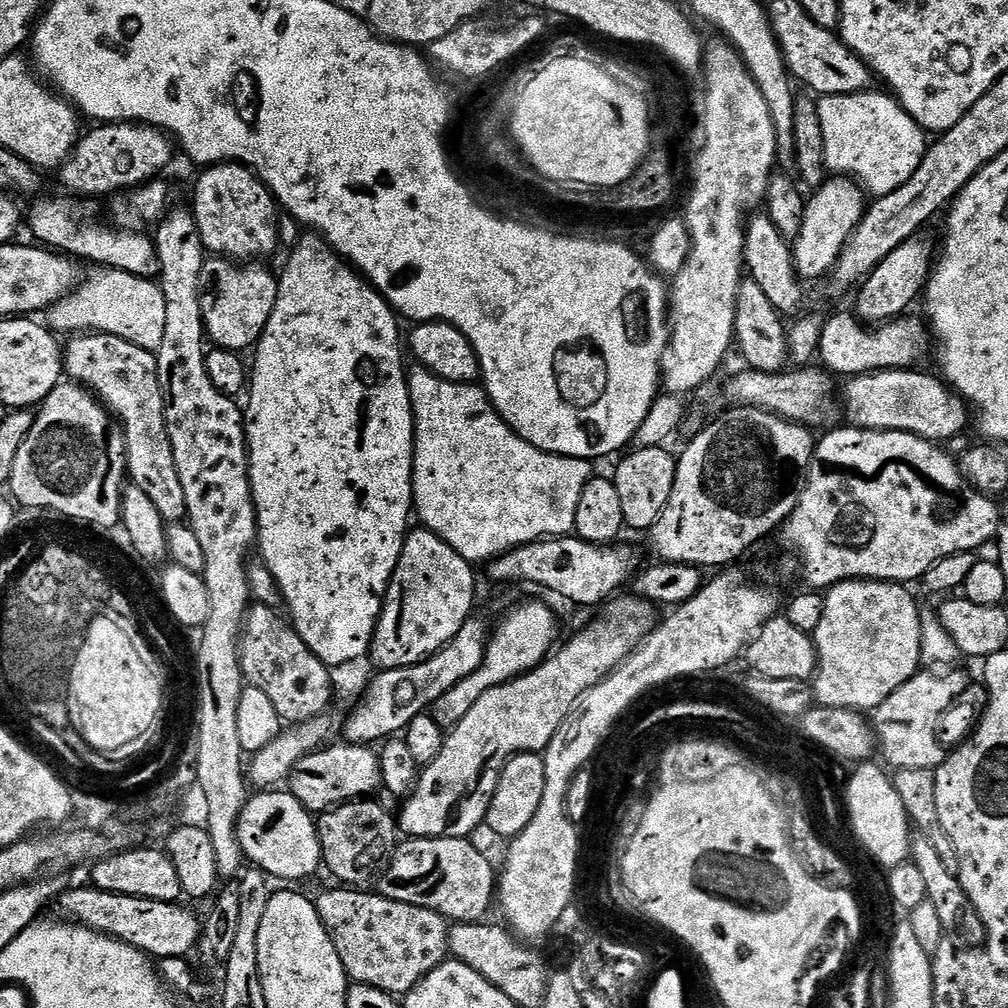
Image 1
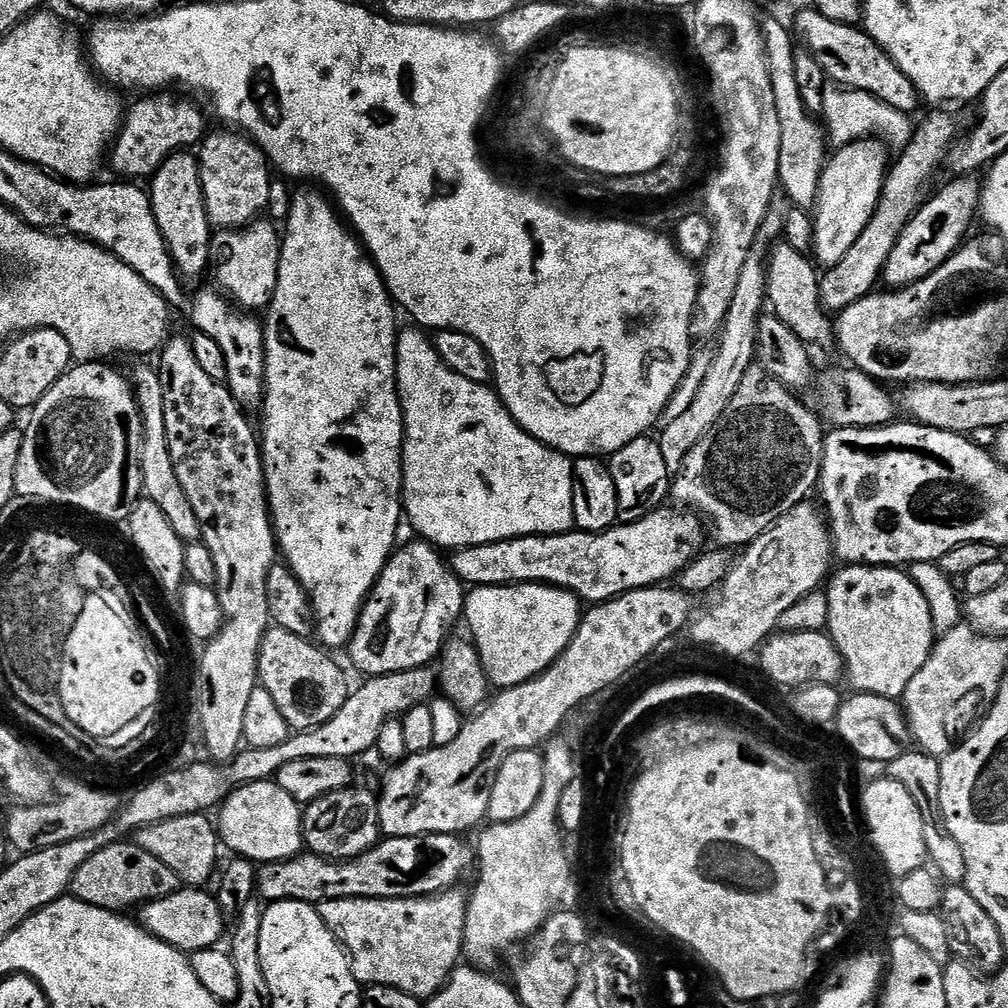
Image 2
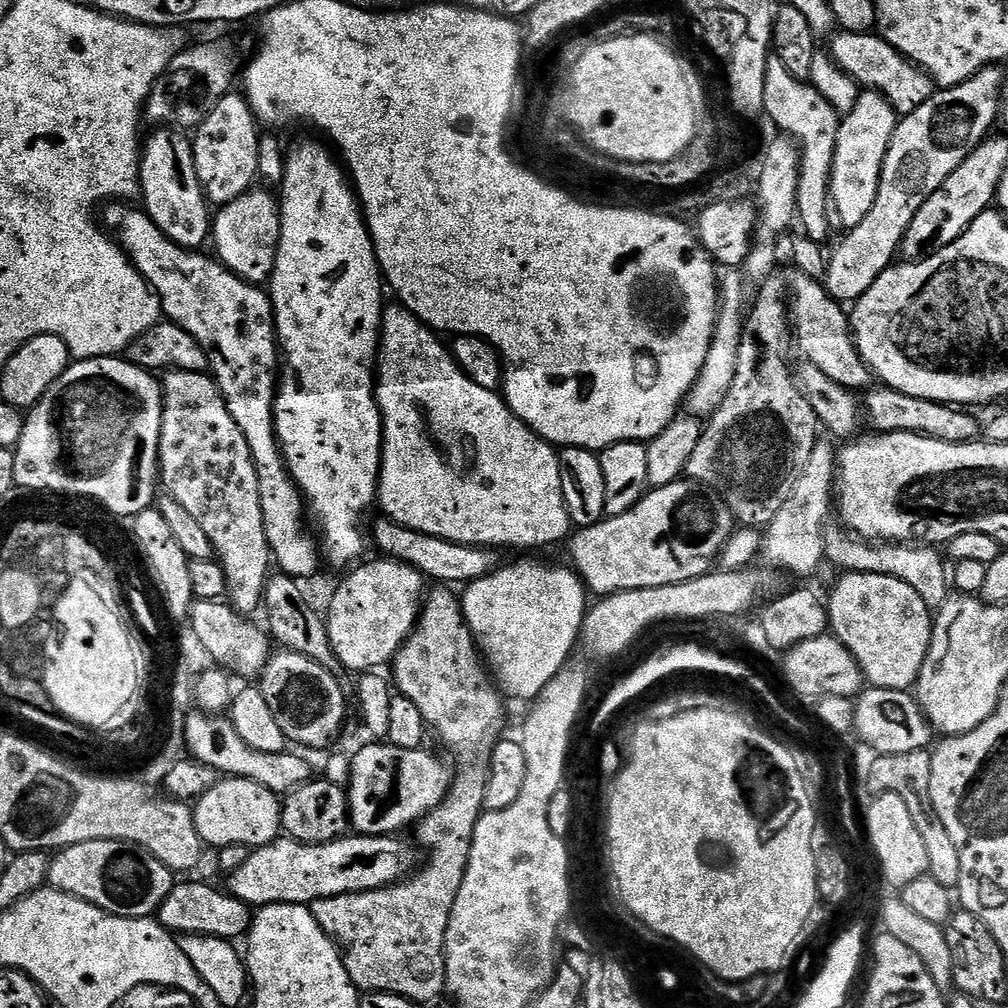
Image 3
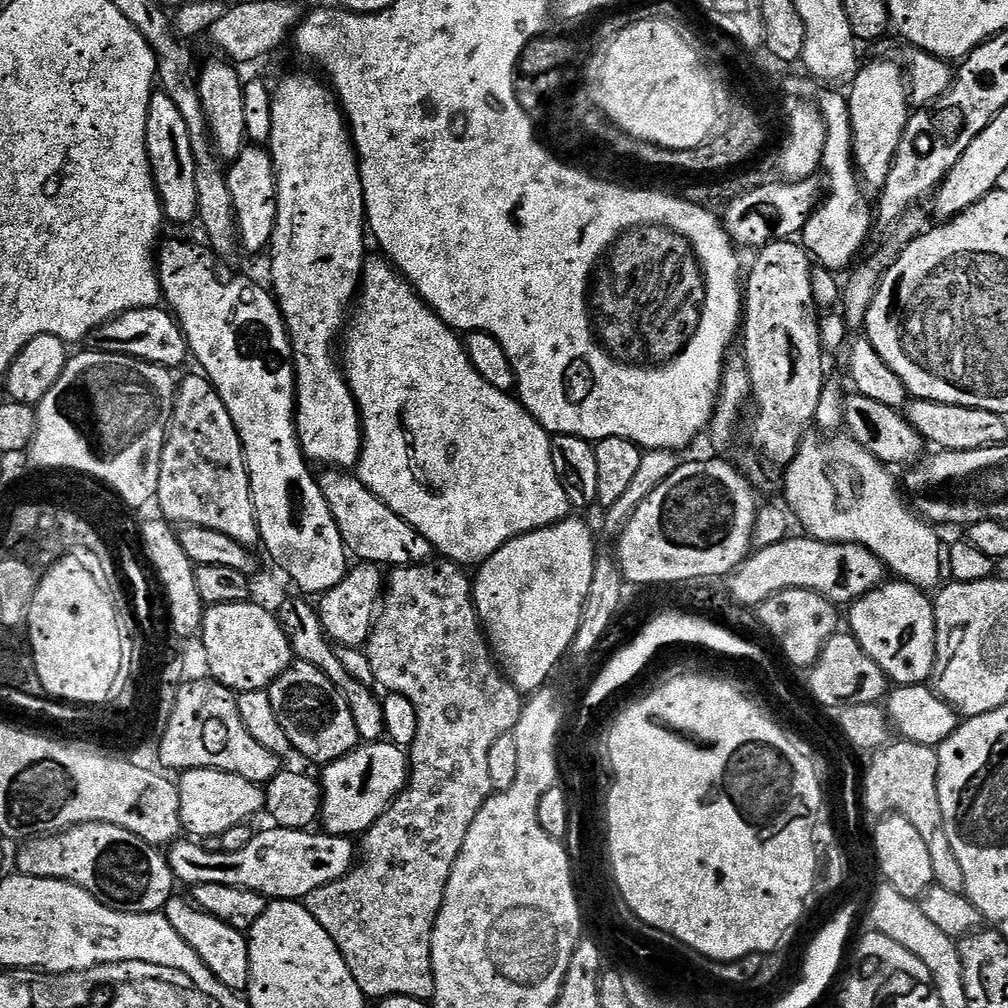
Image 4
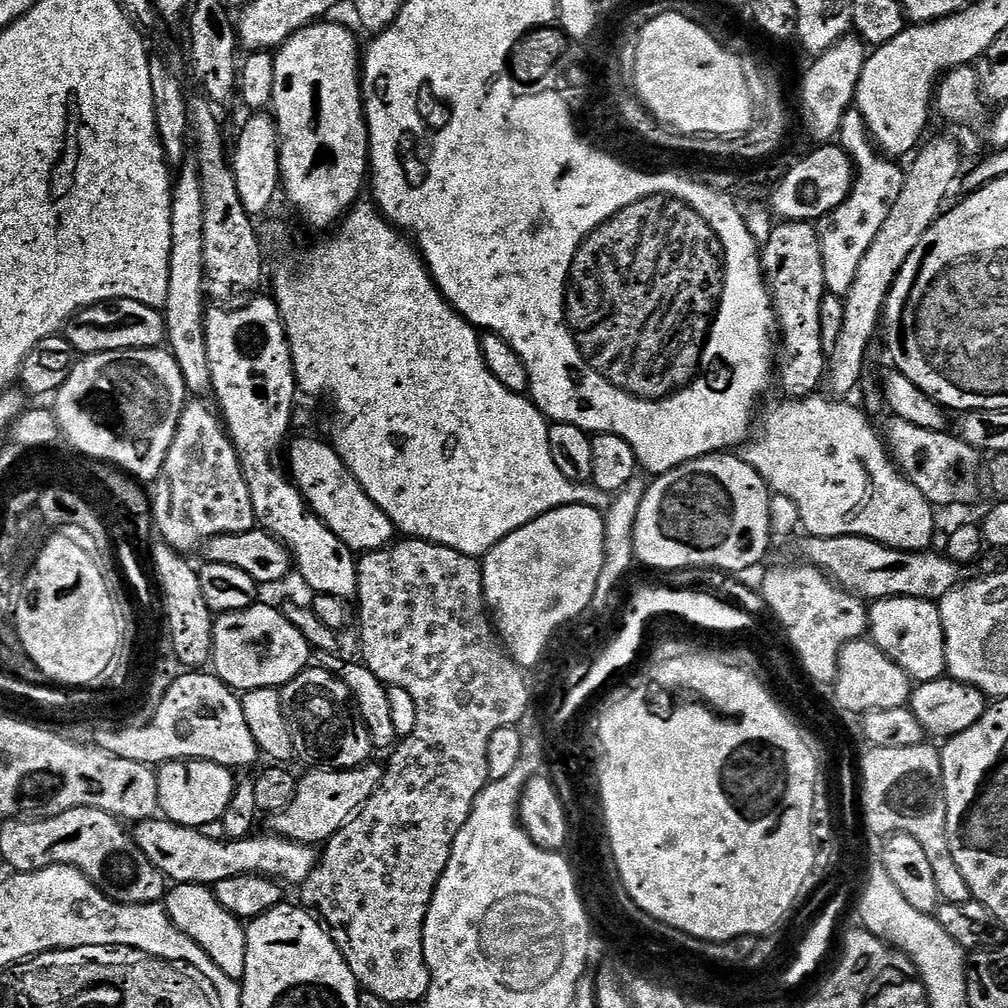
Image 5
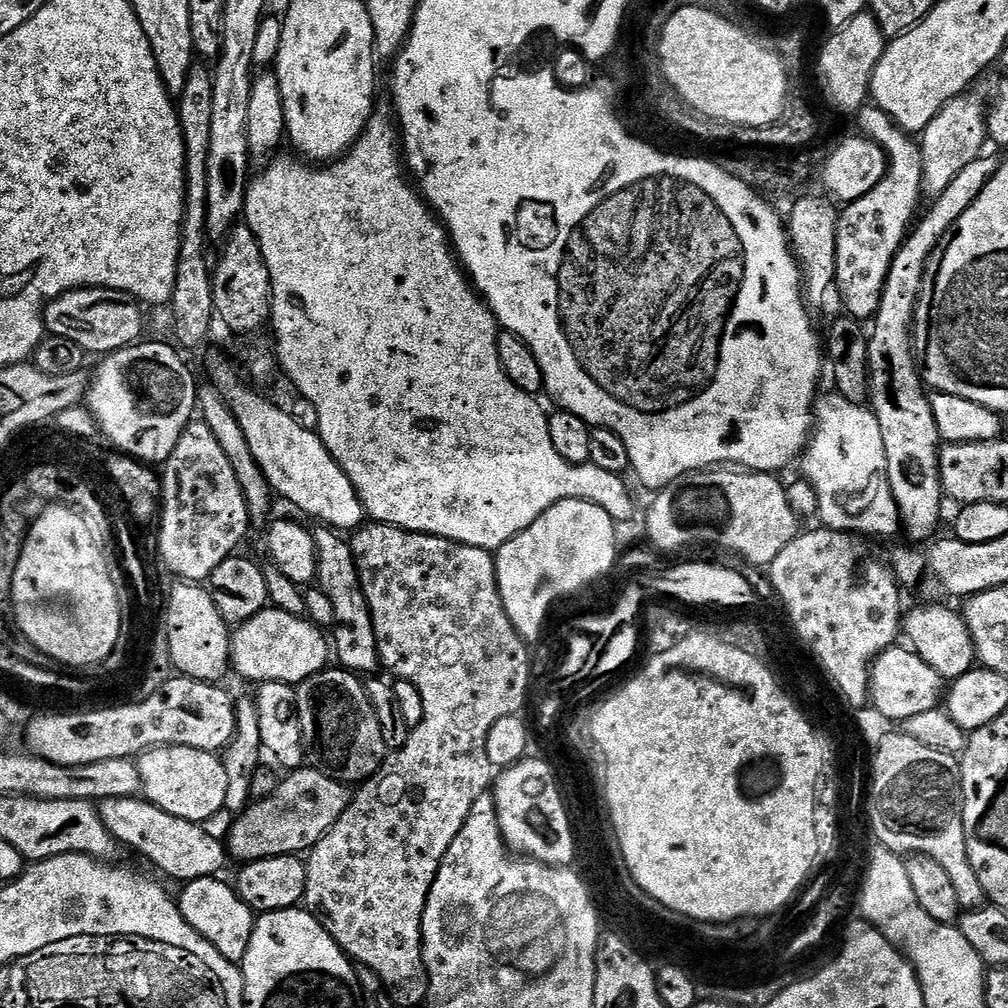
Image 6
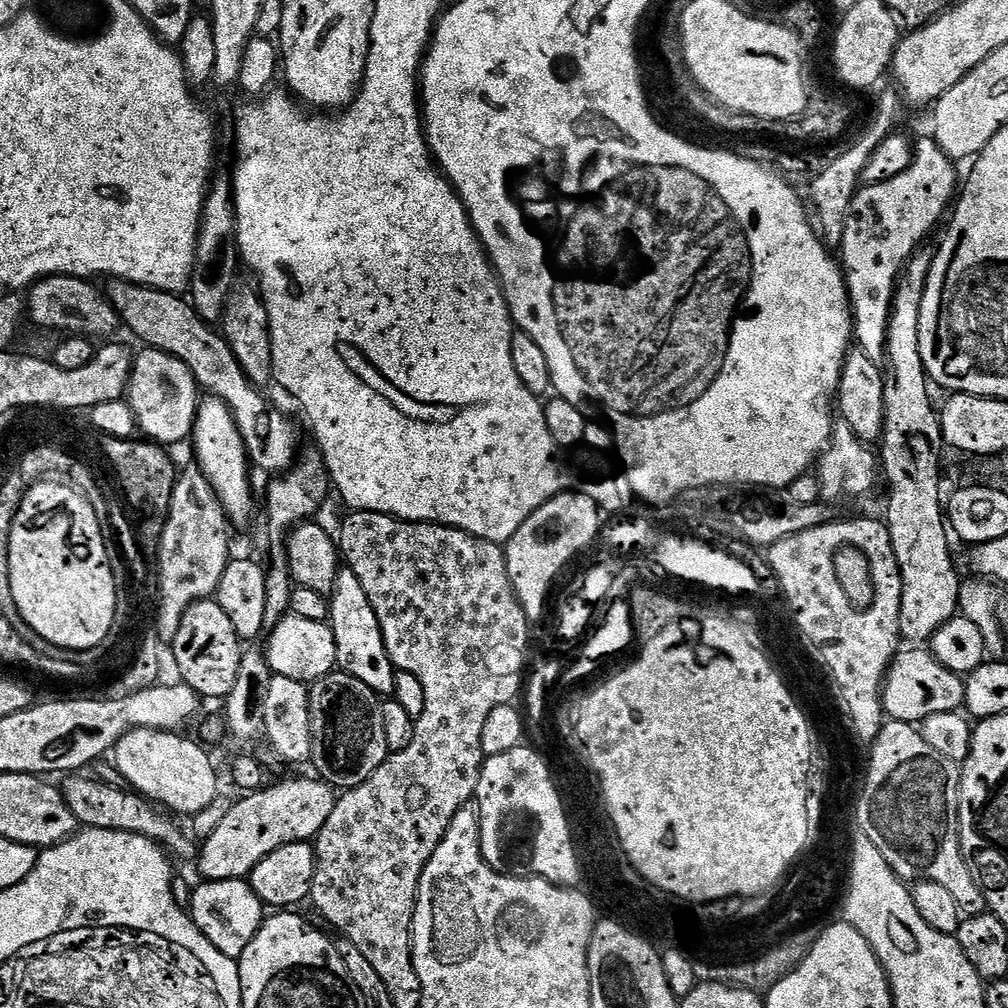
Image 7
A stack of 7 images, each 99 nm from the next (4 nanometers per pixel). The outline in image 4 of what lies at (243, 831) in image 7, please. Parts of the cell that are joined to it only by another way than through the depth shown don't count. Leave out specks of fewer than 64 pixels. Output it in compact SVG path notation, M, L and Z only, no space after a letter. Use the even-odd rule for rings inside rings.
M364 742L350 754L332 761L323 769L323 831L334 836L359 837L378 820L408 786L410 756L391 742Z

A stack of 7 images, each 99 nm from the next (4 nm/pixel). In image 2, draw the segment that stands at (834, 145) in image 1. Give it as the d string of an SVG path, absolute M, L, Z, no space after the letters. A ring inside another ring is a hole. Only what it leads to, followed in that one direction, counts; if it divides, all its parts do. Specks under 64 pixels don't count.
M839 86L825 87L822 120L826 125L827 139L829 141L832 139L836 146L855 144L857 140L875 138L884 141L885 145L893 149L896 147L896 150L900 150L912 141L914 131L913 121L908 121L911 120L909 113L894 110L894 106L885 106L881 100L865 92Z

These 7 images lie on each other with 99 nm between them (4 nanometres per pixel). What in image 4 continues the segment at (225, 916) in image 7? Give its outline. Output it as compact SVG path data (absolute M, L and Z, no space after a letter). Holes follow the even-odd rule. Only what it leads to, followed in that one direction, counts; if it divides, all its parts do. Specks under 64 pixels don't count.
M180 894L173 895L164 907L162 915L170 922L170 926L174 926L174 930L178 930L178 938L182 938L182 942L186 942L186 946L190 946L190 950L194 950L198 958L202 958L202 962L208 967L208 976L212 980L216 979L215 983L221 989L229 988L232 992L247 993L250 978L250 950L248 937L241 929L214 918L214 914L206 914L196 907L191 899L183 900Z

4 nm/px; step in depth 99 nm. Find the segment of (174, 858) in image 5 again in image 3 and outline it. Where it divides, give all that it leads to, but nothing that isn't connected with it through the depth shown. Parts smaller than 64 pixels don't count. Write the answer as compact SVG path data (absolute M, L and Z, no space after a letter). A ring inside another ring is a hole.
M349 834L345 837L340 837L330 843L302 843L300 840L291 838L277 838L271 840L268 844L263 844L260 848L253 848L246 860L245 864L240 865L234 872L231 873L232 885L231 891L240 900L246 902L250 906L263 906L266 904L302 904L305 906L311 905L312 902L321 900L324 897L336 897L346 893L354 892L369 892L372 889L380 889L388 887L392 884L399 883L401 880L409 879L422 864L422 850L417 843L413 841L406 842L398 836L362 836L359 834Z

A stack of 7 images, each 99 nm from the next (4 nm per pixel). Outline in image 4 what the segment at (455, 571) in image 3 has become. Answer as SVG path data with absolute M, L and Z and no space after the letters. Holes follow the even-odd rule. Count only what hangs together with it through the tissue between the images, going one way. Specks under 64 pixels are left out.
M328 470L325 472L328 473L319 477L320 487L324 490L326 502L332 508L332 517L336 519L336 525L342 534L344 544L355 559L357 556L358 559L365 560L368 564L388 564L389 569L408 568L412 564L426 564L433 559L434 549L431 542L422 538L422 534L418 534L414 530L414 526L410 526L410 522L406 522L398 514L394 514L394 510L390 510L390 506L386 506L386 502L377 498L360 481L359 475L348 470Z

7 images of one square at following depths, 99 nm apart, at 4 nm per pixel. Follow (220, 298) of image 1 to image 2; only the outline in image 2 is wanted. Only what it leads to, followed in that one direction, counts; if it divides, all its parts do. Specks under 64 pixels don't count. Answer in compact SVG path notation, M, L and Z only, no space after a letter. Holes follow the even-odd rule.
M253 222L239 230L220 230L212 237L210 264L214 272L216 268L219 291L240 310L267 309L278 286L282 236L279 231L276 233L275 223L262 223Z

